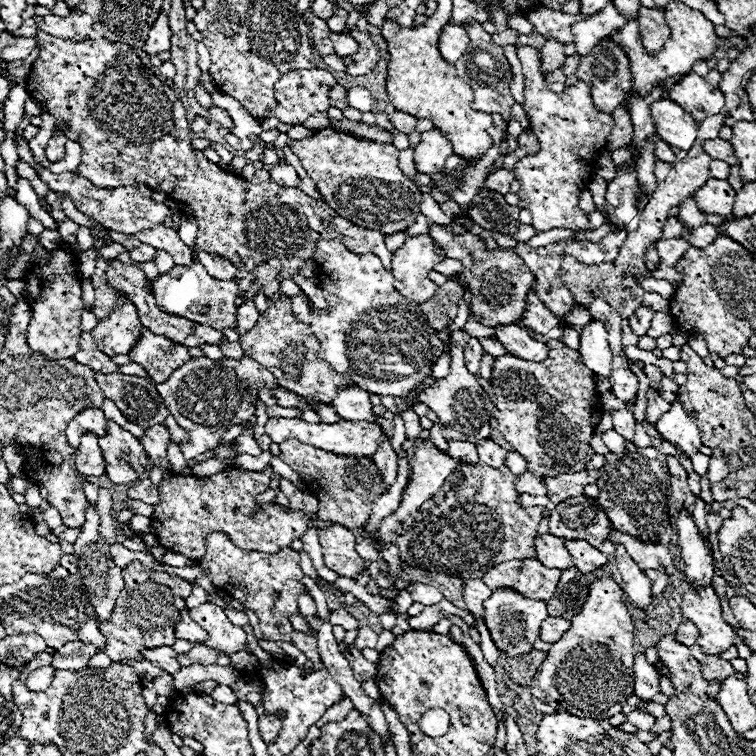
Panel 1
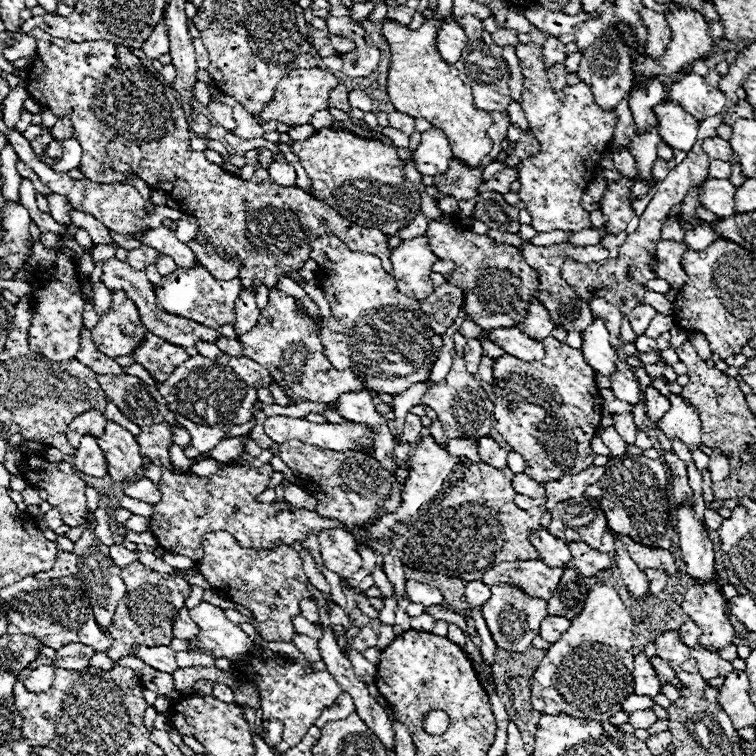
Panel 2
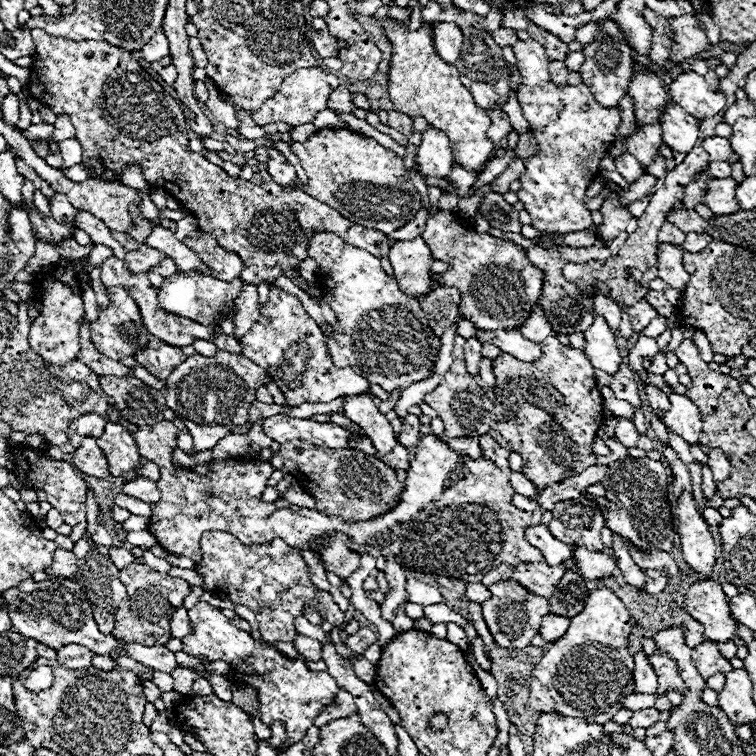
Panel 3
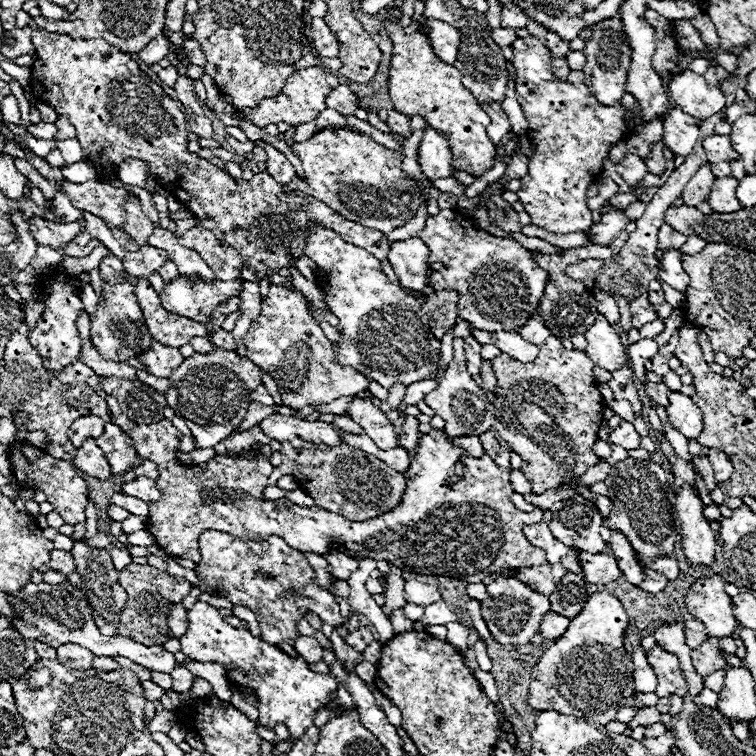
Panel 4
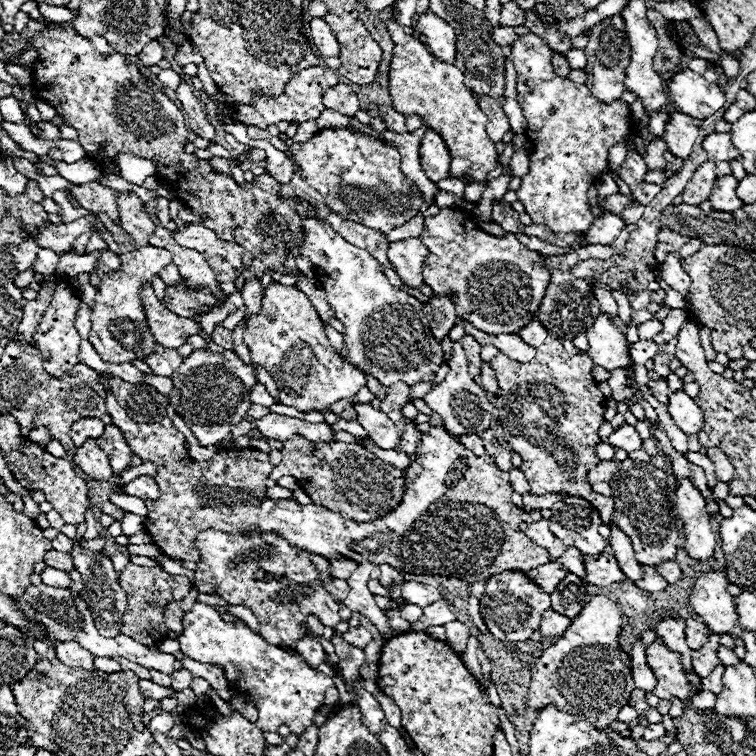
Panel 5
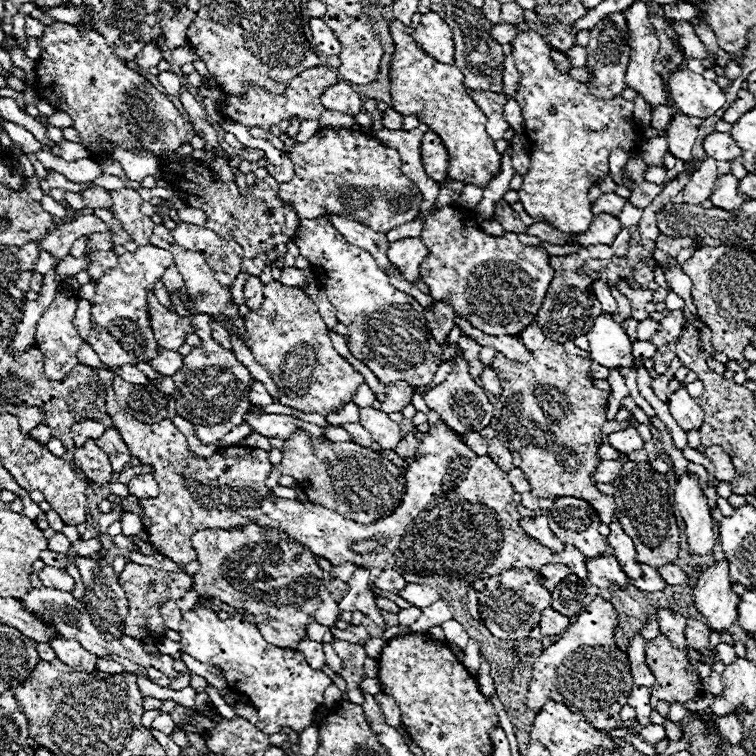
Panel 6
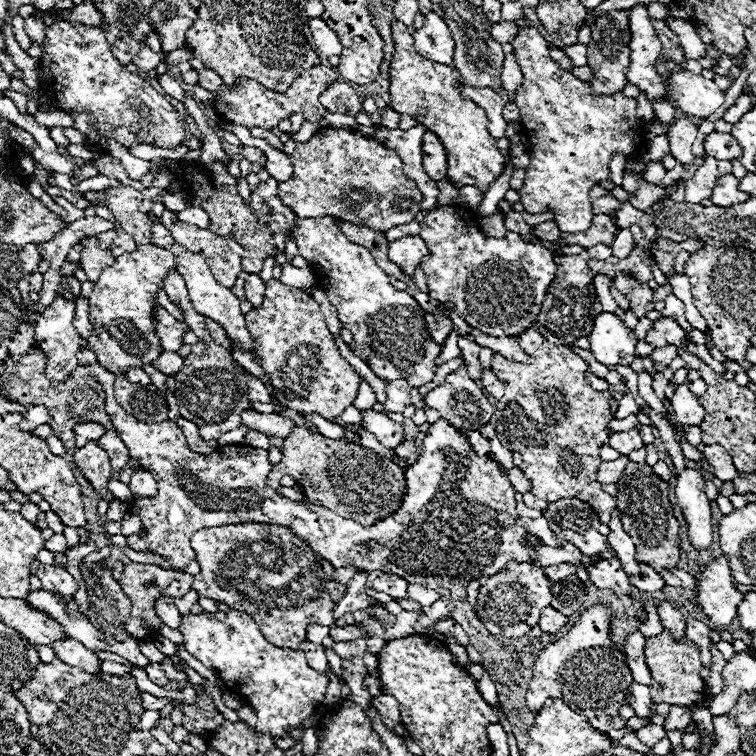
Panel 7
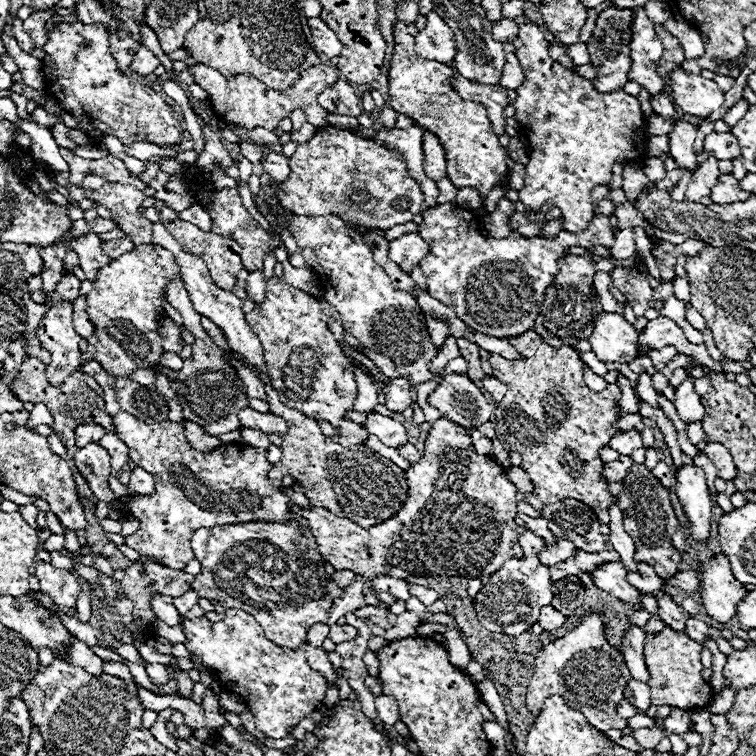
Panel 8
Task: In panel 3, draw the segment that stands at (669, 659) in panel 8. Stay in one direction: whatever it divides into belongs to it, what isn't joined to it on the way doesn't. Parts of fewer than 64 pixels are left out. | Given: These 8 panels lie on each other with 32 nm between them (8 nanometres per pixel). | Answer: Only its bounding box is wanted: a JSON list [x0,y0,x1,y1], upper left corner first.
[648,650,684,694]

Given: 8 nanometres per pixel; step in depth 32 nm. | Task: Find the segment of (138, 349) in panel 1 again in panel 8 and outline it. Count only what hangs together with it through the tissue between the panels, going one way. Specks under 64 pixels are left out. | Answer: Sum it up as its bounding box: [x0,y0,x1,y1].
[156,352,184,370]

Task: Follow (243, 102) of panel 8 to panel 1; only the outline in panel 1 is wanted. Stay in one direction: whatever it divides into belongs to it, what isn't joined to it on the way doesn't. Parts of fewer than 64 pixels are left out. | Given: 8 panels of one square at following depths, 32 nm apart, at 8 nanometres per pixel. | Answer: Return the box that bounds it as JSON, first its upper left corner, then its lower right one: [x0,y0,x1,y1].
[268,68,336,124]

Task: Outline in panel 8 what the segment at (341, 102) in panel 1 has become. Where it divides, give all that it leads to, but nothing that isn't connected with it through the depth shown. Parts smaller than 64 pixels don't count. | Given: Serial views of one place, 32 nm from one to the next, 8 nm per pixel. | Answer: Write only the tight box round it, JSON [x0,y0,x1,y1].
[318,80,362,116]

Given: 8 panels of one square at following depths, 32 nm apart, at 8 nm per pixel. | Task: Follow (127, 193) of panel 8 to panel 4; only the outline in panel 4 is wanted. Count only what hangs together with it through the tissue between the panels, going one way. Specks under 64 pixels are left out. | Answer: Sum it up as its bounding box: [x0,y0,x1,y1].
[124,198,154,244]

